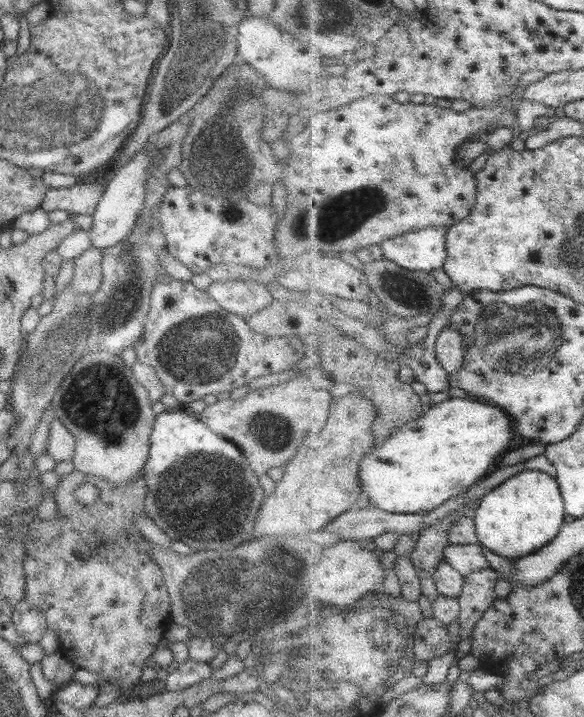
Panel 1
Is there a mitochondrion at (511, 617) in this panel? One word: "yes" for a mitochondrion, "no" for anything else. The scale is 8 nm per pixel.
no

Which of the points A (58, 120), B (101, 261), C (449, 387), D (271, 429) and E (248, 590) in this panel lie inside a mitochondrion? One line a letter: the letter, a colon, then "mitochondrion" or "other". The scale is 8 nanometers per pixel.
A: mitochondrion
B: other
C: other
D: mitochondrion
E: mitochondrion

